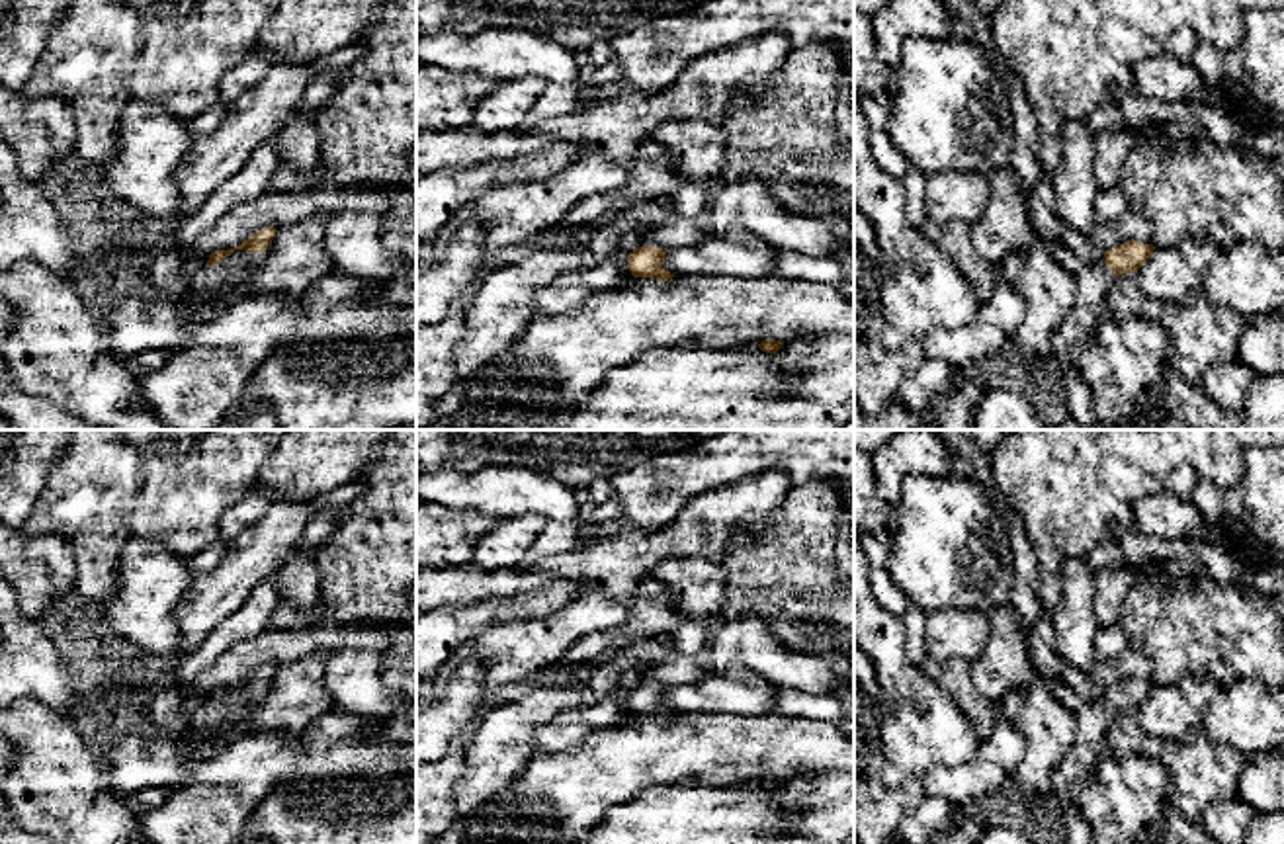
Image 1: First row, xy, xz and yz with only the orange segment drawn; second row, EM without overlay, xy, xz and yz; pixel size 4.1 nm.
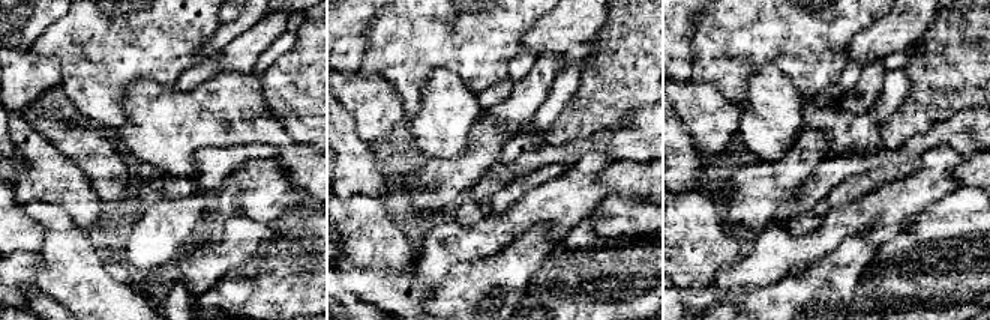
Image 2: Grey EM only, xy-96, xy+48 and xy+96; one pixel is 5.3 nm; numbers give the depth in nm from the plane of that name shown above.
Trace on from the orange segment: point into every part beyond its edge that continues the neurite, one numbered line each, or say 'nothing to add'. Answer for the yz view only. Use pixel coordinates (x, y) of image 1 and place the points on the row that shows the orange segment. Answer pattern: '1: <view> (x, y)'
1: yz (1093, 282)

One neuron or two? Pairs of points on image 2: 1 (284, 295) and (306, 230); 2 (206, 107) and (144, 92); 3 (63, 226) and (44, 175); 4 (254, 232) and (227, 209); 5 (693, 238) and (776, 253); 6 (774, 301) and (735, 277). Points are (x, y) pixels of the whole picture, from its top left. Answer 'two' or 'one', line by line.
1: one
2: one
3: two
4: two
5: two
6: two

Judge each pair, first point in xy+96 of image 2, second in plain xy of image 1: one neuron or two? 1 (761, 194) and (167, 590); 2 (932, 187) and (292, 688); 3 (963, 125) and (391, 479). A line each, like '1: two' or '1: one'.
1: two
2: one
3: two

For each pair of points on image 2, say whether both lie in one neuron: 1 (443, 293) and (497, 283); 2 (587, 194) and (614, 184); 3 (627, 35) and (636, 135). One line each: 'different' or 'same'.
1: same
2: different
3: different

